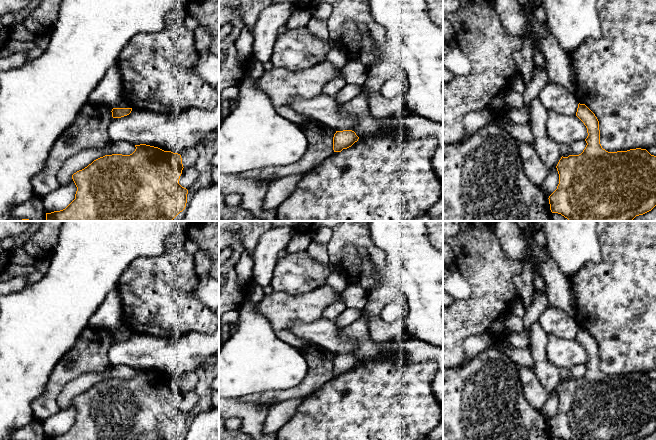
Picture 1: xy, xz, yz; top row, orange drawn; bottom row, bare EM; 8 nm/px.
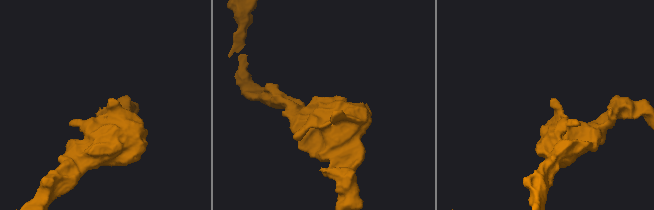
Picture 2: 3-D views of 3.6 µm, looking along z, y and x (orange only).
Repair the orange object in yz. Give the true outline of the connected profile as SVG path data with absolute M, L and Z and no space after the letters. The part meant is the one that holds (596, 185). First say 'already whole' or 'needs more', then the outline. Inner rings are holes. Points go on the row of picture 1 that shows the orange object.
already whole | M578 104L576 116L584 123L587 128L588 136L585 139L587 145L579 155L569 155L561 157L556 168L559 174L559 184L557 189L549 196L550 210L558 213L569 221L632 221L636 216L643 215L651 211L656 206L656 156L651 155L646 149L636 148L627 151L608 152L600 144L599 121L595 114L585 105Z

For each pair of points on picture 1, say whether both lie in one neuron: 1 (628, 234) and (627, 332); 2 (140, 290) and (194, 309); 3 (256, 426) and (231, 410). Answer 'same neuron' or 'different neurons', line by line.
1: same neuron
2: same neuron
3: same neuron

